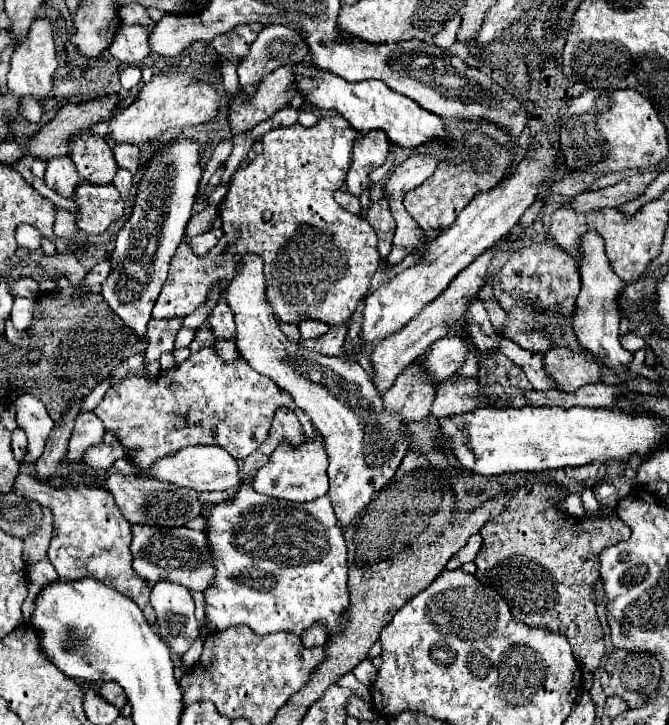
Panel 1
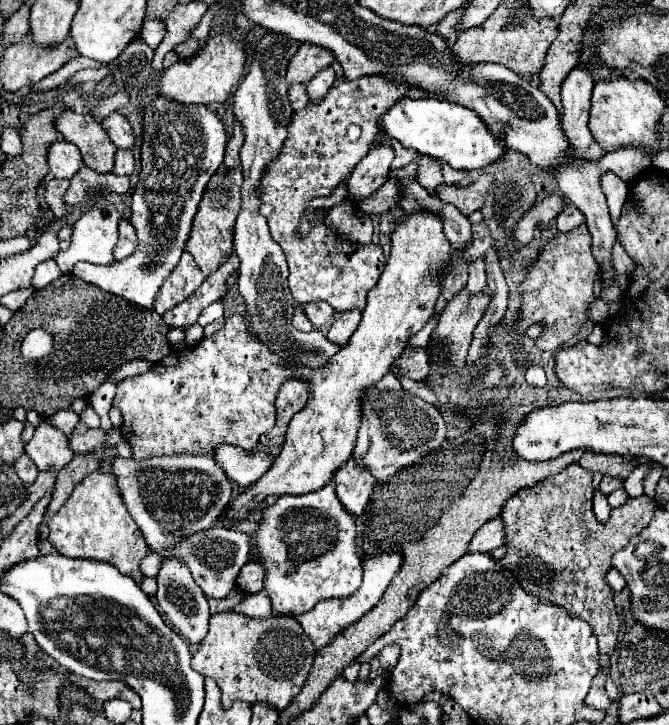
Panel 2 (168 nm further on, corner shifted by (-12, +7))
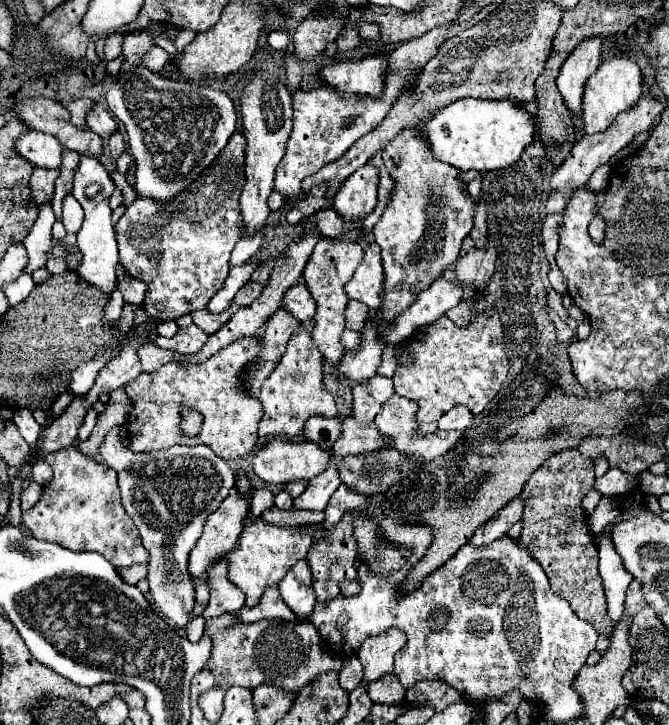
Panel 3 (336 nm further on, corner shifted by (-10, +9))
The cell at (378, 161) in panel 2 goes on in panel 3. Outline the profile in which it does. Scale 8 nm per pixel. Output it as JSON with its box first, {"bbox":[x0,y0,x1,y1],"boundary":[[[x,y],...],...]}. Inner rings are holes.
{"bbox":[334,164,378,222],"boundary":[[[364,164],[354,172],[338,190],[334,198],[336,212],[342,212],[346,222],[354,222],[358,218],[366,218],[376,206],[378,192],[378,168],[372,164]]]}

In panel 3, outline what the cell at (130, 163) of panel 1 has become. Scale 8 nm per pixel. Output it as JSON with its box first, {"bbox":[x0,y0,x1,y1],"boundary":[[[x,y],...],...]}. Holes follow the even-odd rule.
{"bbox":[86,104,118,138],"boundary":[[[94,104],[94,108],[88,112],[86,116],[86,124],[90,130],[98,132],[104,138],[110,138],[114,132],[118,132],[118,122],[114,120],[114,116],[102,108],[100,104]]]}

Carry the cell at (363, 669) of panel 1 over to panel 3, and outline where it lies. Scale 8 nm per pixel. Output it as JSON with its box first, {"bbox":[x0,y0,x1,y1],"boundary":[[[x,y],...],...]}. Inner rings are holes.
{"bbox":[340,654,362,690],"boundary":[[[356,654],[344,658],[344,668],[340,672],[340,684],[346,690],[354,690],[362,682],[362,664]]]}

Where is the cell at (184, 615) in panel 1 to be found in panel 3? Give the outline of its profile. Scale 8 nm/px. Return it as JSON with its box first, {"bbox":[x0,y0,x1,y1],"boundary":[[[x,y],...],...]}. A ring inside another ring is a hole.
{"bbox":[102,426,234,628],"boundary":[[[114,426],[102,446],[102,460],[118,472],[118,486],[122,494],[122,506],[136,524],[142,546],[150,554],[148,584],[156,608],[186,628],[192,622],[192,610],[196,604],[194,580],[188,572],[188,556],[194,548],[206,518],[216,512],[228,492],[234,488],[234,478],[228,478],[228,470],[220,470],[220,458],[208,446],[172,446],[156,452],[132,452],[122,446],[122,426]]]}

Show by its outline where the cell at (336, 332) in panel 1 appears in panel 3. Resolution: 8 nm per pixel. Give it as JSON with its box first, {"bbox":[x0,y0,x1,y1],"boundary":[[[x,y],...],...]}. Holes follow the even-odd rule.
{"bbox":[344,300,370,330],"boundary":[[[350,300],[344,316],[346,316],[346,330],[362,330],[362,324],[366,322],[366,316],[370,316],[370,308],[362,302]]]}

